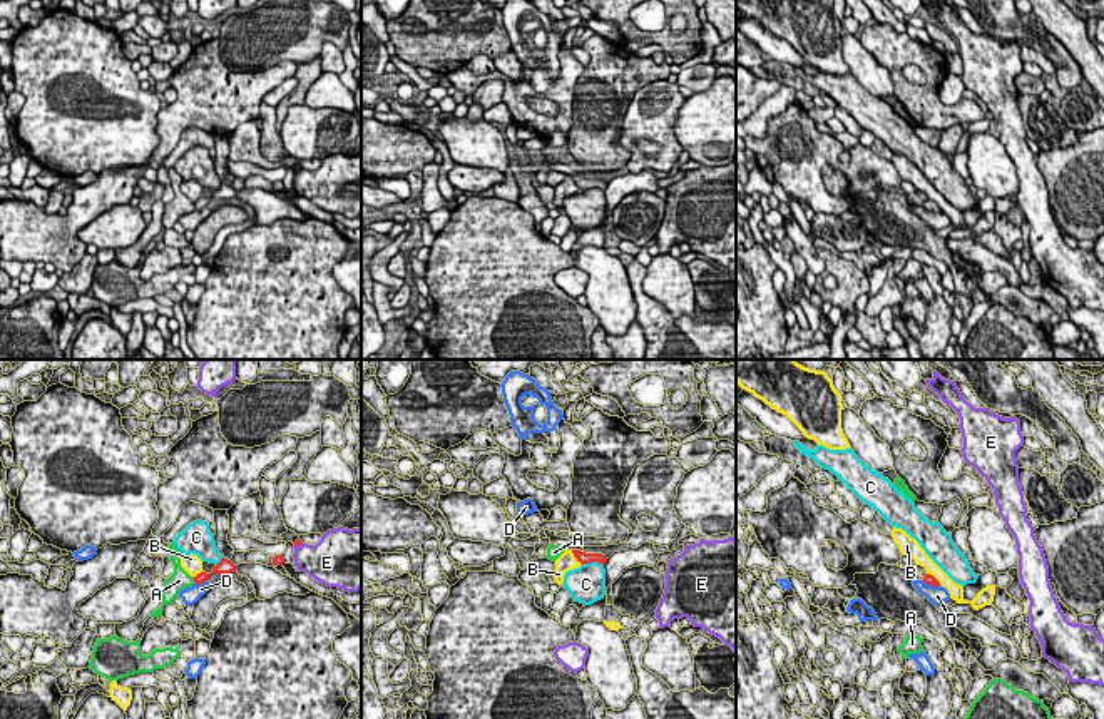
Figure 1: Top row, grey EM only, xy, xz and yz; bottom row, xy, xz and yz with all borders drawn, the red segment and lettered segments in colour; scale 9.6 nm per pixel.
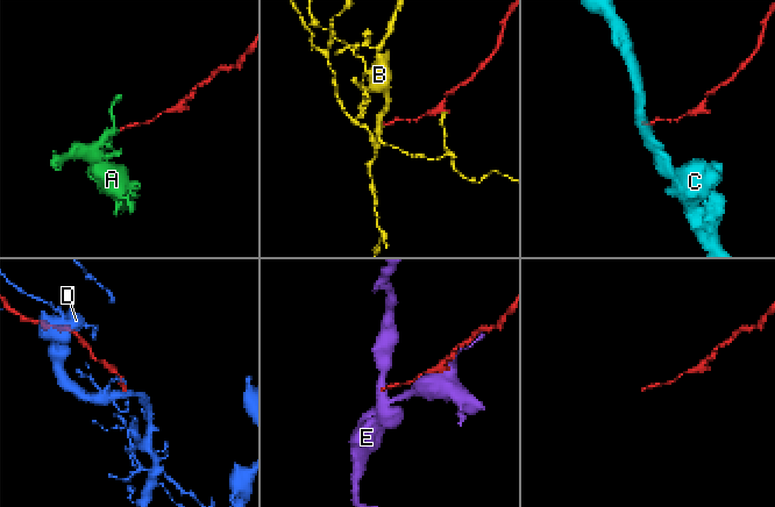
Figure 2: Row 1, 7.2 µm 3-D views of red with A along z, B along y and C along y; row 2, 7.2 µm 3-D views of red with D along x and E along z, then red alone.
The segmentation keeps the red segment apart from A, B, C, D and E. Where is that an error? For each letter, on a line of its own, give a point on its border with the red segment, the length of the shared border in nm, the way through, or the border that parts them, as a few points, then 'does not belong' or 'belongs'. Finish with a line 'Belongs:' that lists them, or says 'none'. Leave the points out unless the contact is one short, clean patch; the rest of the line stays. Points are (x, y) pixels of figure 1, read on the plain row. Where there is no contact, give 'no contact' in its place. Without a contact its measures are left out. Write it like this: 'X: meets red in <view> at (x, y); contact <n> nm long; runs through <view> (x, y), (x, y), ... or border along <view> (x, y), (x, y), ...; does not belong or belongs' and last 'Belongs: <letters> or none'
A: meets red in xy at (194, 206); contact 70 nm long; border along xy (193, 203), (196, 208); does not belong
B: meets red in xz at (576, 183); contact 190 nm long; border along xz (571, 176), (582, 189); does not belong
C: meets red in xz at (592, 186); contact 200 nm long; border along xz (603, 189), (591, 188), (582, 191); does not belong
D: meets red in xy at (201, 208); contact 120 nm long; border along xy (206, 206), (196, 209); does not belong
E: meets red in xy at (298, 169); contact 100 nm long; border along xy (301, 168), (295, 173); does not belong
Belongs: none

